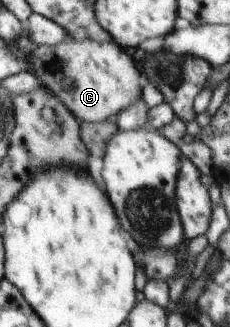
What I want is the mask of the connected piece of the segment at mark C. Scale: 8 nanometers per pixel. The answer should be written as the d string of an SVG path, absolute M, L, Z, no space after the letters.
M68 38L55 46L32 46L30 70L80 122L115 120L121 110L142 99L144 79L124 48L108 42Z

